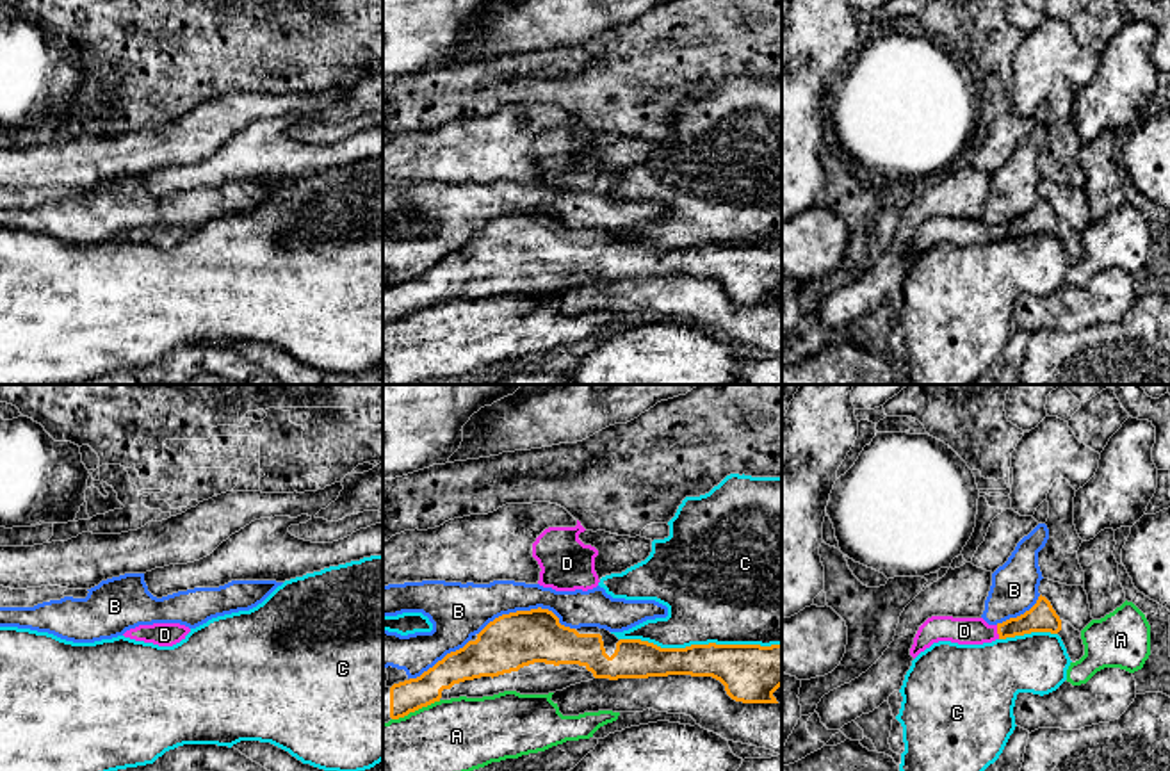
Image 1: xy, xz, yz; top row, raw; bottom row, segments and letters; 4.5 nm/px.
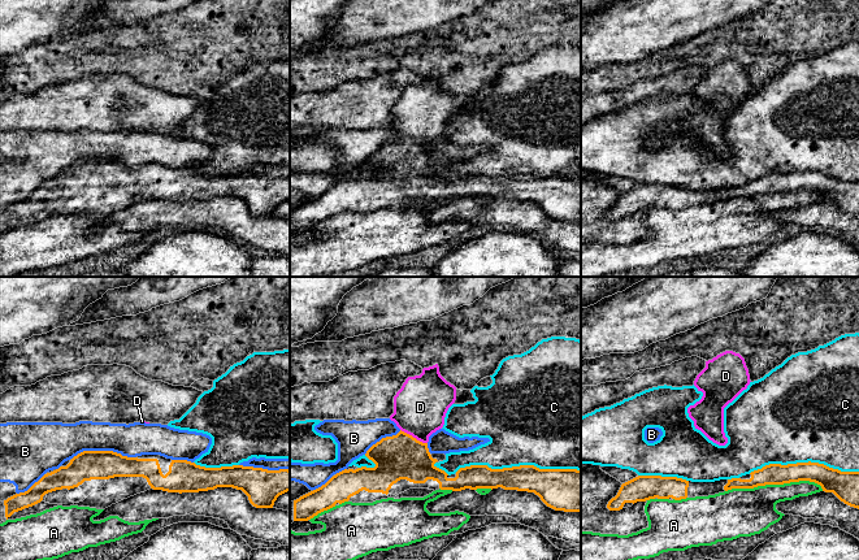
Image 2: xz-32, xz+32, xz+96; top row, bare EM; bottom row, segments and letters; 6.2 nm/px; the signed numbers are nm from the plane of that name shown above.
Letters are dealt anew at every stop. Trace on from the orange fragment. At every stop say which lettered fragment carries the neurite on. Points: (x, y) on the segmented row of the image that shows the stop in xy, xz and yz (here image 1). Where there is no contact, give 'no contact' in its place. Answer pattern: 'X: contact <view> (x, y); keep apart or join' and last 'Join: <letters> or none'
A: contact xz (415, 709); keep apart
B: contact xz (526, 611); keep apart
C: contact xz (700, 645); keep apart
D: contact yz (998, 633); join
Join: D

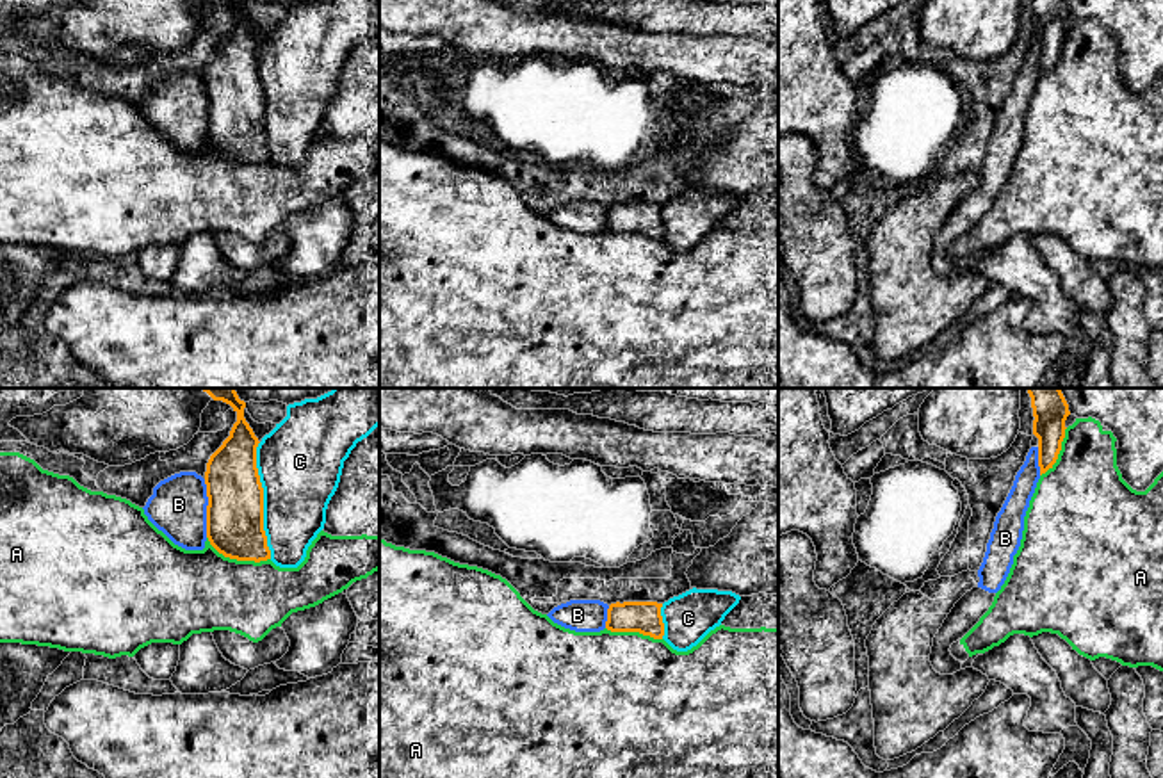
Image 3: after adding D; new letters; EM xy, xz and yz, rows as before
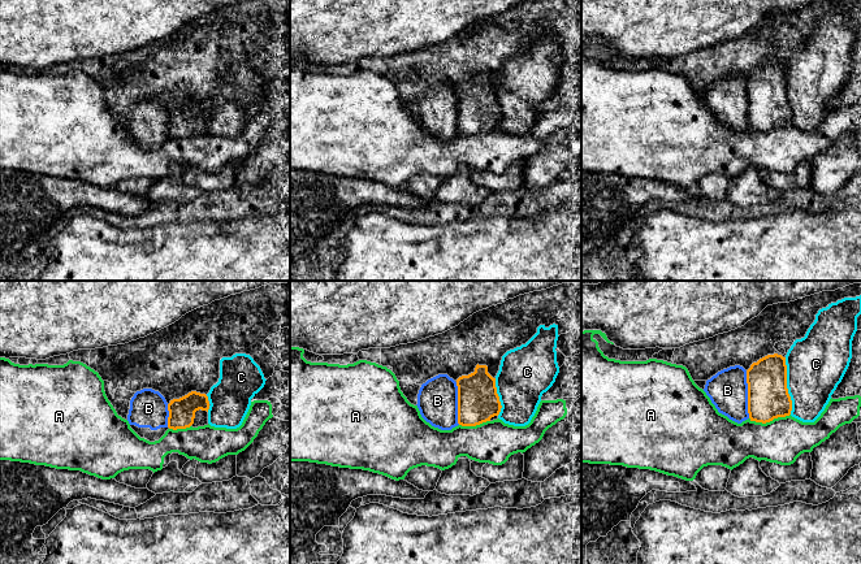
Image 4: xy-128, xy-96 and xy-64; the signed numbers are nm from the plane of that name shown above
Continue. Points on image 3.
A: contact xy (237, 559); keep apart
B: contact xy (207, 508); keep apart
C: contact xy (262, 501); keep apart
Join: none

